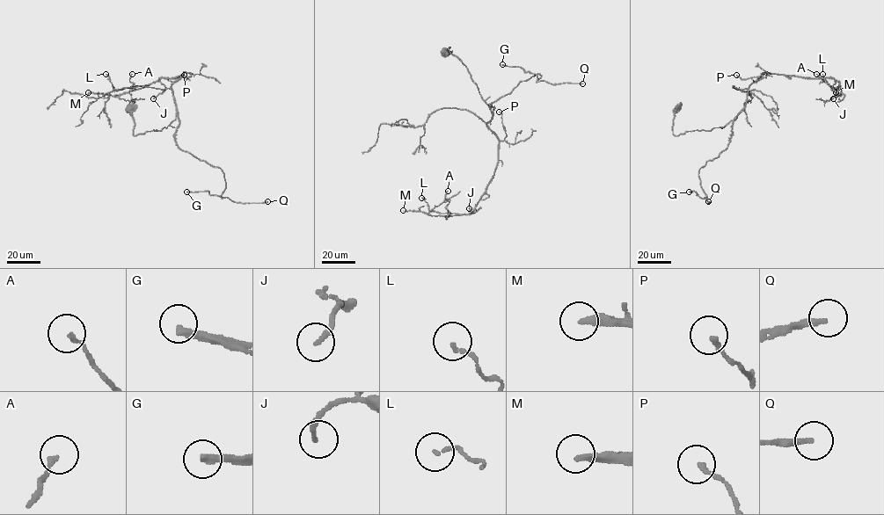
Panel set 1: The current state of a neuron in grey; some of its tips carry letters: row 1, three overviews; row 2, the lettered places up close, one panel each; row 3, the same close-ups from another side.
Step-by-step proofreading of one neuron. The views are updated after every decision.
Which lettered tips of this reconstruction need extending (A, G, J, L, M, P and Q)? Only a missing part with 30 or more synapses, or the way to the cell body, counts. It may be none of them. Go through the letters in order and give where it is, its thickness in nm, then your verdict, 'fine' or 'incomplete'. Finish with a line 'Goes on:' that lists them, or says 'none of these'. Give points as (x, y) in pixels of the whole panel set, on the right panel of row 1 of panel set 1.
A: at (816, 74); 140 nm thick; fine
G: at (689, 192); 280 nm thick; incomplete
J: at (833, 98); 190 nm thick; fine
L: at (822, 74); 120 nm thick; fine
M: at (836, 92); 300 nm thick; incomplete
P: at (736, 75); 140 nm thick; fine
Q: at (708, 201); 200 nm thick; incomplete
Goes on: G, M, Q

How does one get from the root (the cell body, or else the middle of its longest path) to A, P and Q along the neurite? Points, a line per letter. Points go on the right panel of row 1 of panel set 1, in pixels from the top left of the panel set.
A: (675, 108), (674, 134), (723, 127), (765, 73), (834, 77), (839, 85), (832, 90), (816, 74)
P: (675, 108), (674, 134), (723, 127), (735, 119), (743, 107), (749, 86), (766, 72), (742, 79), (736, 75)
Q: (675, 108), (672, 127), (675, 135), (723, 127), (738, 114), (727, 148), (699, 170), (700, 184), (708, 201)

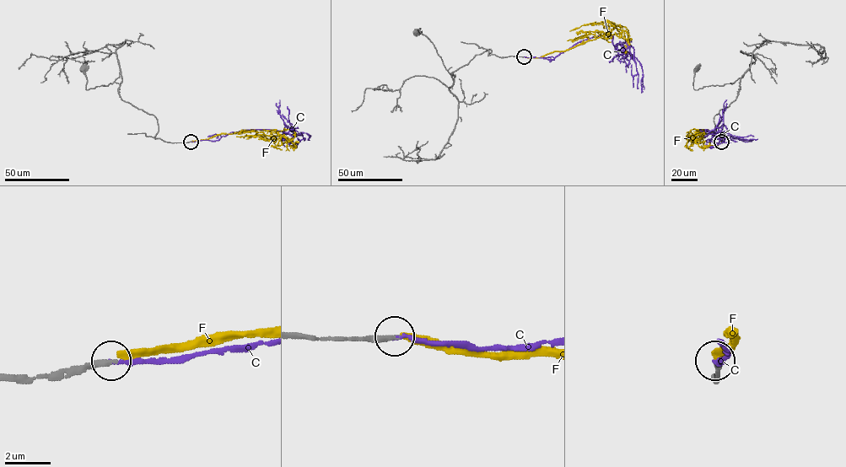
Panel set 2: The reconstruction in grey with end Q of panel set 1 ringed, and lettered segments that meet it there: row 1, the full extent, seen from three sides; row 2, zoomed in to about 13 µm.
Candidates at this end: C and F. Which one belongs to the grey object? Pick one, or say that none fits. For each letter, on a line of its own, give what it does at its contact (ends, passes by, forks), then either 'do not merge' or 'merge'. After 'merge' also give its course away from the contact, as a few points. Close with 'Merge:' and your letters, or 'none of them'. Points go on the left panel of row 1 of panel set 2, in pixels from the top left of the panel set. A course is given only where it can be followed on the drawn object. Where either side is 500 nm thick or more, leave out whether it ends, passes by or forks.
C: it ends; merge; course (191, 142), (218, 140), (230, 132), (257, 129), (277, 130), (293, 136), (306, 132), (308, 139)
F: it ends; do not merge
Merge: C

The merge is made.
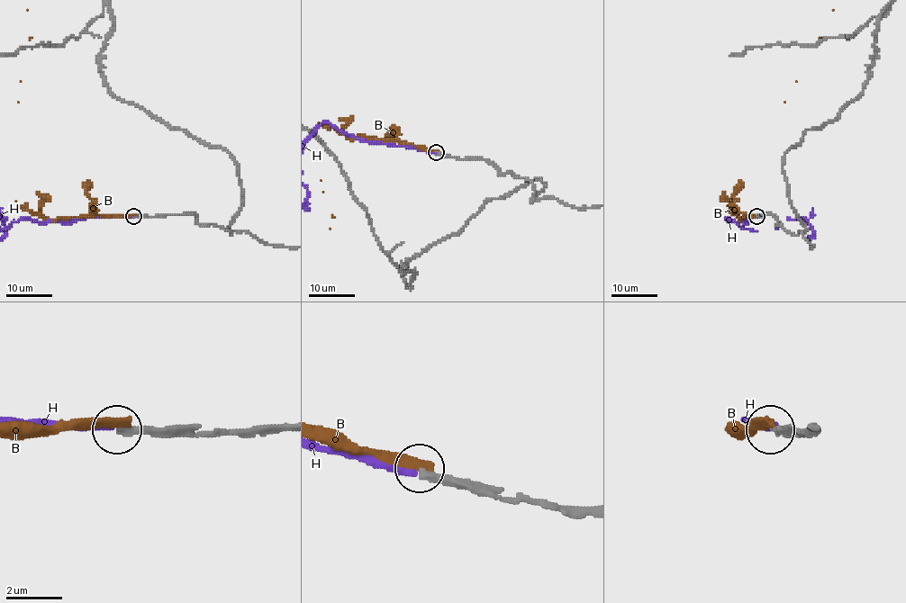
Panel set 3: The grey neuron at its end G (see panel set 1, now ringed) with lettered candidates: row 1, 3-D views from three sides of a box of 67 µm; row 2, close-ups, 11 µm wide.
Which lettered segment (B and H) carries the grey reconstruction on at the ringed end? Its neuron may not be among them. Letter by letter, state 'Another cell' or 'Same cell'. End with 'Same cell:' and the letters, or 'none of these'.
B: Another cell
H: Another cell
Same cell: none of these

